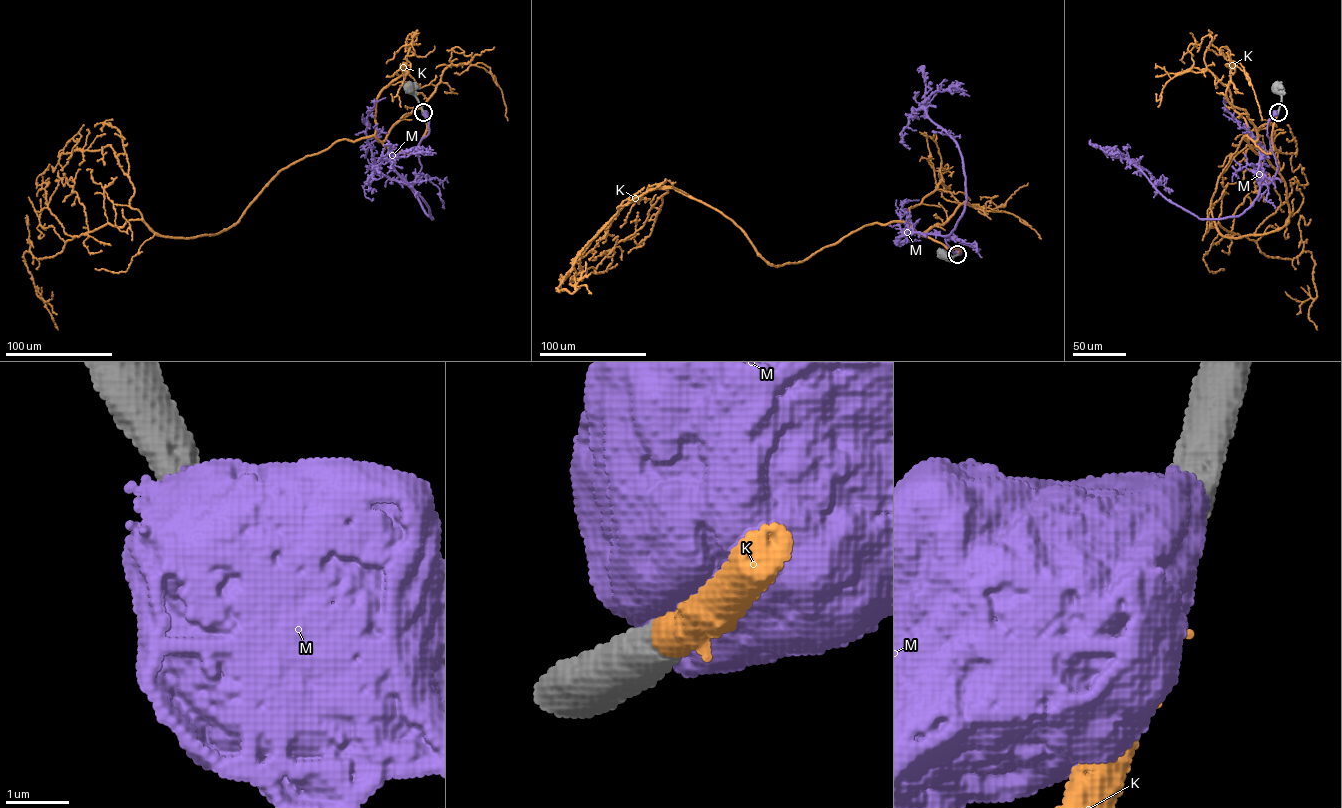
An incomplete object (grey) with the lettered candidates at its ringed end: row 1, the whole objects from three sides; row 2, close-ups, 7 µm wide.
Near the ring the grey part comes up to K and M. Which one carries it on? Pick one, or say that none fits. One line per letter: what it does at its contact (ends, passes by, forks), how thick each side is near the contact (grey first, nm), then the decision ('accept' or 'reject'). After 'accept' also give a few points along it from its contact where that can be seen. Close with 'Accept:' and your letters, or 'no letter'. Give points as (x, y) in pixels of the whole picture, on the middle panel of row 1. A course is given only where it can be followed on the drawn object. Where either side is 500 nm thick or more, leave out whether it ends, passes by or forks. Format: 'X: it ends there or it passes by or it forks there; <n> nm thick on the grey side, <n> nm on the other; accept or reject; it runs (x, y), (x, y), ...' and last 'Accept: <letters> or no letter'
K: 600 nm thick on the grey side, 600 nm on the other; accept; it runs (957, 254), (893, 221), (771, 265), (719, 211), (656, 188), (622, 207), (557, 288), (585, 285), (591, 294)
M: 850 nm thick on the grey side, 950 nm on the other; reject
Accept: K

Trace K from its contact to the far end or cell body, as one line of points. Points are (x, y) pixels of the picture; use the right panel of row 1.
K: (1278, 112), (1271, 152), (1245, 138), (1289, 221), (1211, 226), (1309, 251), (1317, 329)

